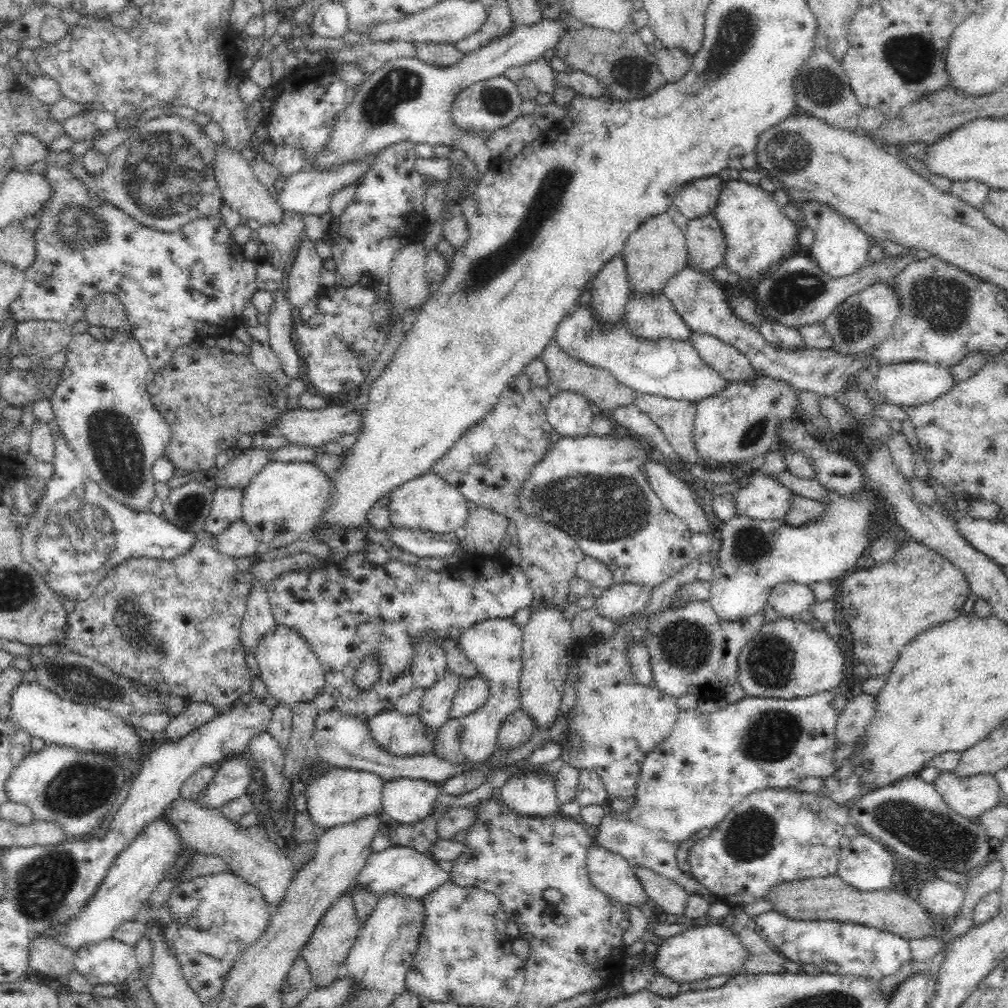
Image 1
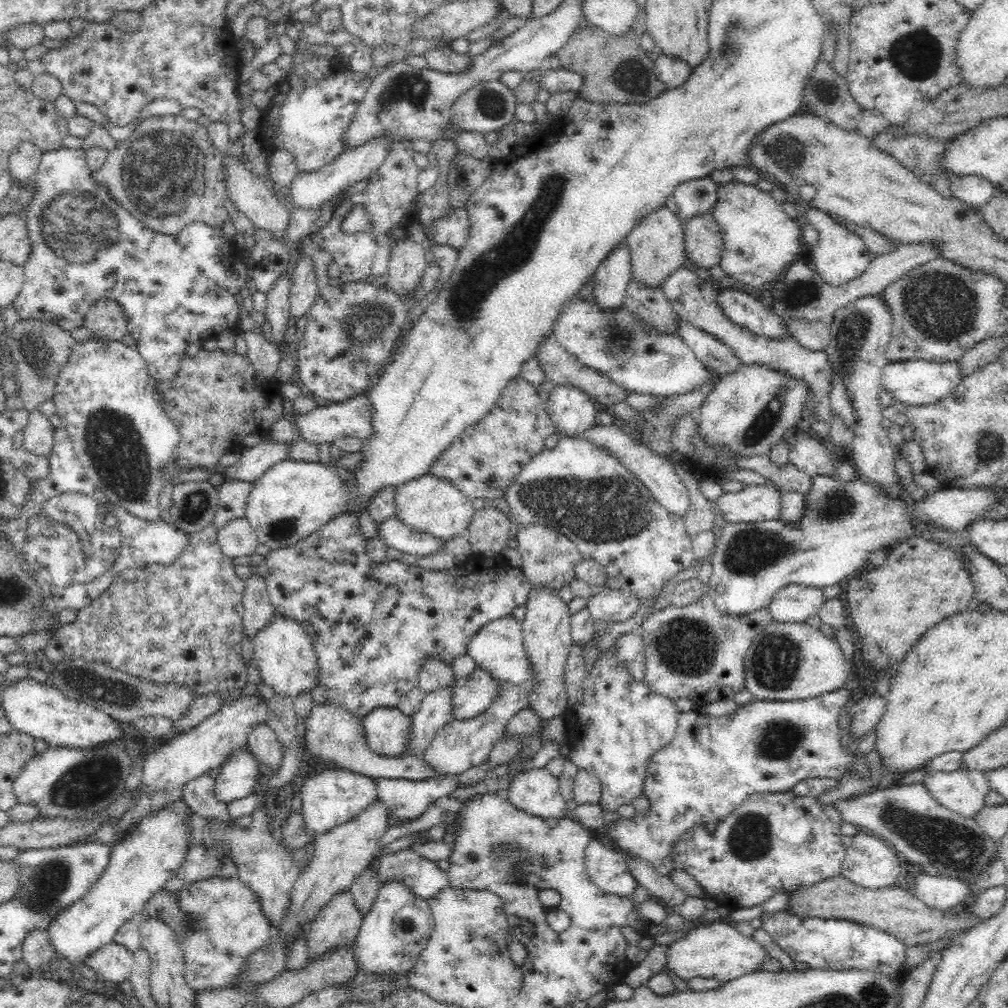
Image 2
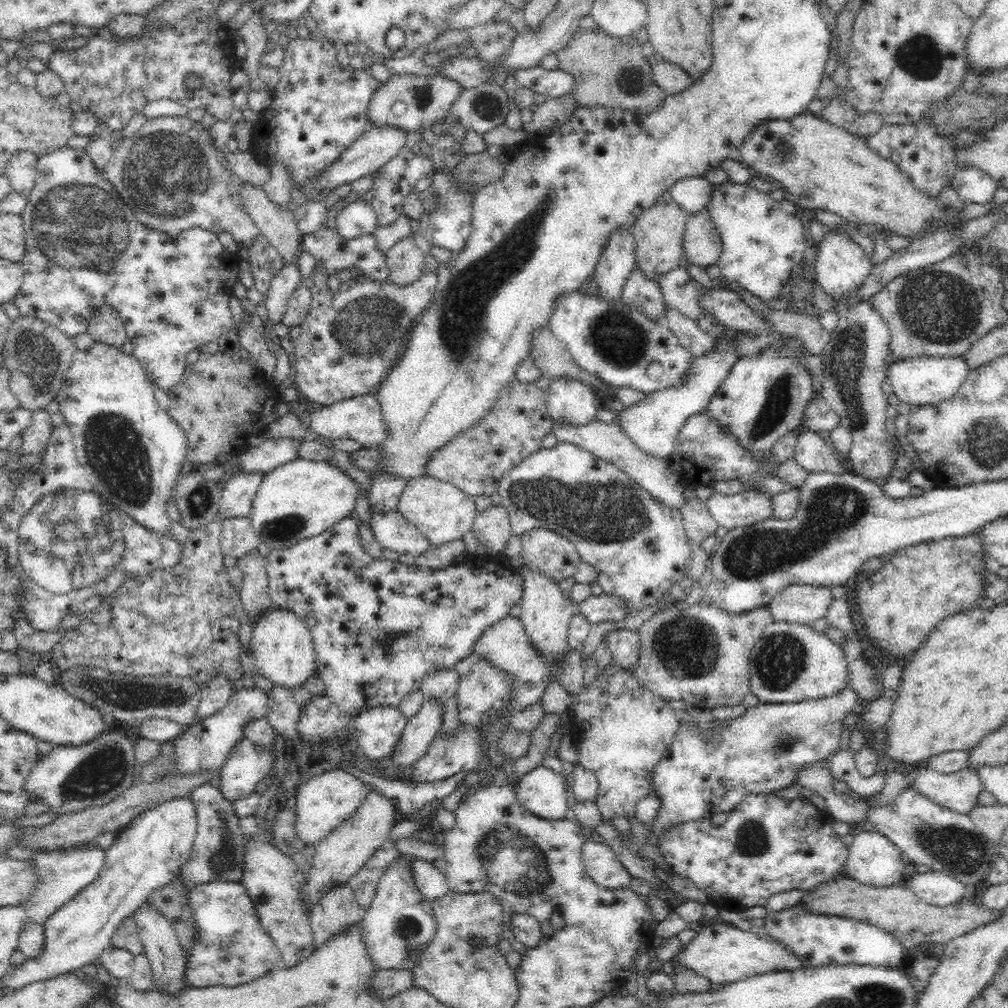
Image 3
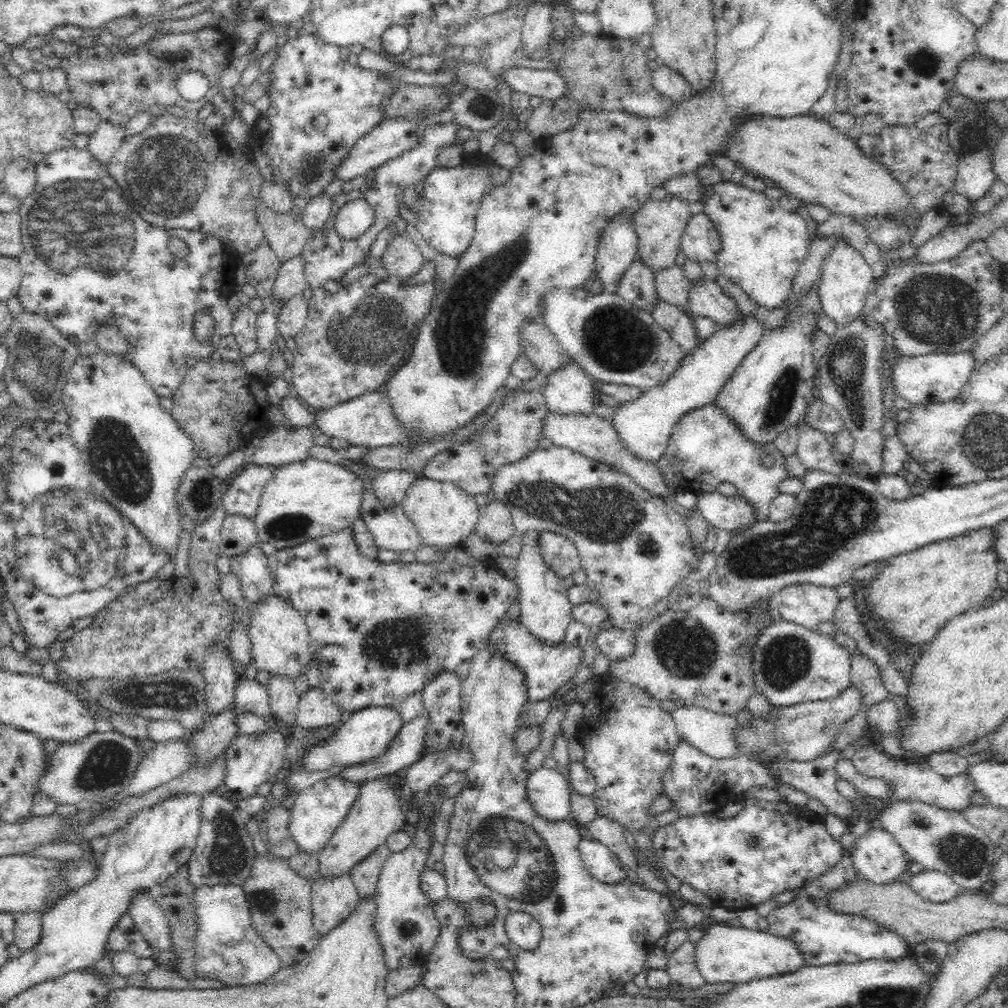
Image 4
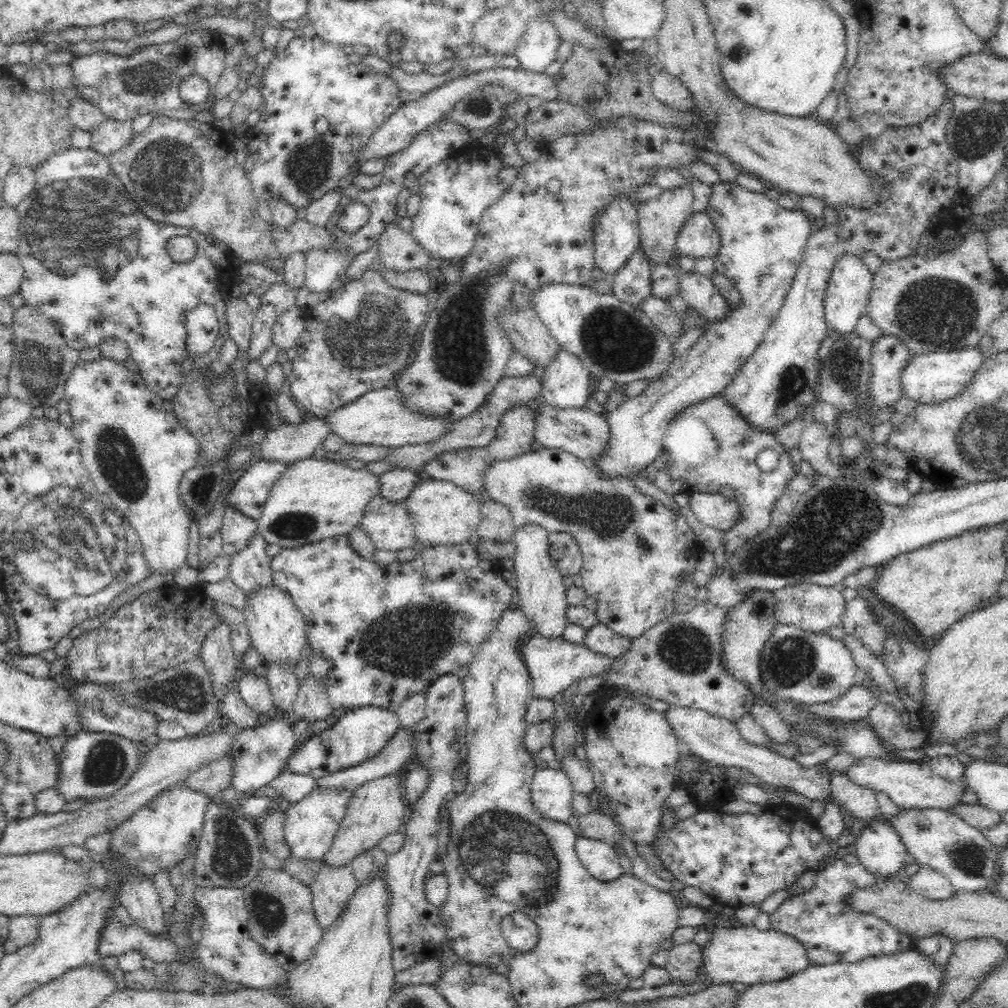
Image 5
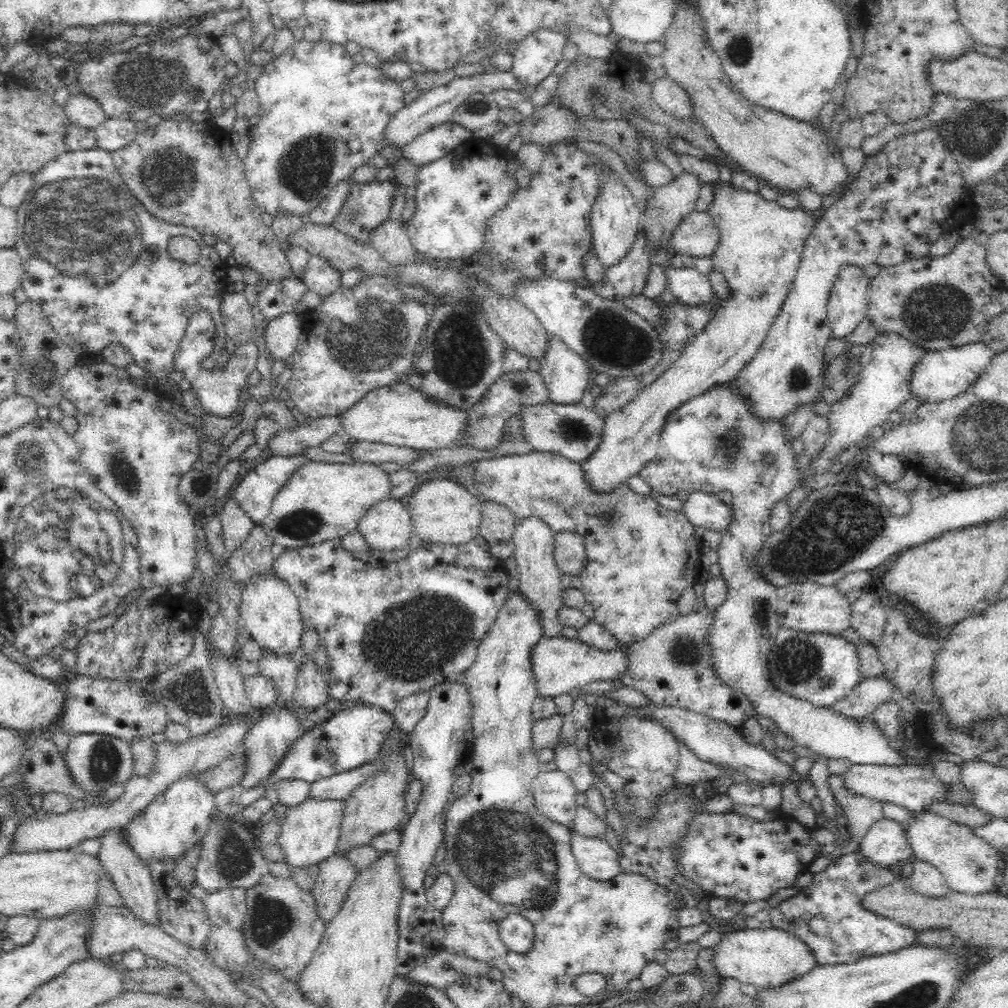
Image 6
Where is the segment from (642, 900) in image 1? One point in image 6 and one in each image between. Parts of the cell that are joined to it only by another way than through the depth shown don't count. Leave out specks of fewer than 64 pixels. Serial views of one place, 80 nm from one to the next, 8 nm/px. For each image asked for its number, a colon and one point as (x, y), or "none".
2: (606, 866)
3: (603, 866)
4: (601, 862)
5: (599, 858)
6: (595, 858)

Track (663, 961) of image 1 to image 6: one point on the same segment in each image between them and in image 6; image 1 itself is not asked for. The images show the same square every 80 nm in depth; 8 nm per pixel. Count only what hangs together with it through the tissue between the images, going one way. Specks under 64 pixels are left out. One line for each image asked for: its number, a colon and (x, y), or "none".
2: (714, 950)
3: (722, 953)
4: (726, 953)
5: (744, 954)
6: (768, 958)

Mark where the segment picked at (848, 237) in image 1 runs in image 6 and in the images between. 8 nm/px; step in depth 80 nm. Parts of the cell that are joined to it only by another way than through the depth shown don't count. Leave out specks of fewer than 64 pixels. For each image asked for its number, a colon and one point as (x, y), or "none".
2: (839, 255)
3: (841, 267)
4: (847, 279)
5: (846, 298)
6: (848, 300)

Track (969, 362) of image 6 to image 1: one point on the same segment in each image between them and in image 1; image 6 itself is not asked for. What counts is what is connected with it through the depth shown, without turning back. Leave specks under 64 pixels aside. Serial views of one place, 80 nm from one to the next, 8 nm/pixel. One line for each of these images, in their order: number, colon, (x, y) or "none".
1: (915, 383)
2: (919, 382)
3: (920, 381)
4: (937, 377)
5: (937, 376)

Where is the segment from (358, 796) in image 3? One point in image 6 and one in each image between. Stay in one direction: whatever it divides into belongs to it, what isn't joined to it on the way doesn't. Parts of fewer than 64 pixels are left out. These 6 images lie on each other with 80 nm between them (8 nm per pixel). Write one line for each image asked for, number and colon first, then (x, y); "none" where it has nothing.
4: (316, 812)
5: (310, 825)
6: (310, 832)

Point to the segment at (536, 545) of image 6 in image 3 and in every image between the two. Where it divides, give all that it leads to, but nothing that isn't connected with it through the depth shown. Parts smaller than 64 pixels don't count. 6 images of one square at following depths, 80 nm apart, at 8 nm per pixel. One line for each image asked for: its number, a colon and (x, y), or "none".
3: (546, 614)
4: (545, 611)
5: (542, 594)

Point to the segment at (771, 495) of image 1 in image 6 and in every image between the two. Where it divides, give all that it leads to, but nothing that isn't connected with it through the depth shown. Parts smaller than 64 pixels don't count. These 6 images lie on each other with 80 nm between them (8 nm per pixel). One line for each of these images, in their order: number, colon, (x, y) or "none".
2: (756, 503)
3: (741, 510)
4: (724, 513)
5: (714, 510)
6: (708, 511)

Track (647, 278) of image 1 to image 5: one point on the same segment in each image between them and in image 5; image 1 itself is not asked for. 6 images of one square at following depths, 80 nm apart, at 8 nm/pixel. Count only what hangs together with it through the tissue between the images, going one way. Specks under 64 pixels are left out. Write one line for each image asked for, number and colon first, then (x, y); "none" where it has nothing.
2: (656, 243)
3: (658, 232)
4: (659, 223)
5: (660, 219)

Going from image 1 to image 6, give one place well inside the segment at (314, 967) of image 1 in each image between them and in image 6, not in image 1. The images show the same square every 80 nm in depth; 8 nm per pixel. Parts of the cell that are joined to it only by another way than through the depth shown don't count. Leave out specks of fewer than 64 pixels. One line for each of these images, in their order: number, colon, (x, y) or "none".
2: (337, 924)
3: (336, 909)
4: (333, 898)
5: (331, 890)
6: (329, 885)

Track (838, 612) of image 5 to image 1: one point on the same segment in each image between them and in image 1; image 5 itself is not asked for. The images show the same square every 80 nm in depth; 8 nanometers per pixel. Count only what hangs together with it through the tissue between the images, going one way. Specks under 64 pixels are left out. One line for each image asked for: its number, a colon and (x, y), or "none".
1: (789, 600)
2: (795, 603)
3: (804, 604)
4: (804, 604)

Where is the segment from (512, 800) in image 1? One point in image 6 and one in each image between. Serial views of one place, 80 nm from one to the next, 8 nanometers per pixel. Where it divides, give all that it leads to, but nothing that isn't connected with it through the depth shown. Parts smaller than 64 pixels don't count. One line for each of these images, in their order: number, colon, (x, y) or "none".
2: (536, 791)
3: (542, 791)
4: (548, 791)
5: (551, 790)
6: (555, 795)

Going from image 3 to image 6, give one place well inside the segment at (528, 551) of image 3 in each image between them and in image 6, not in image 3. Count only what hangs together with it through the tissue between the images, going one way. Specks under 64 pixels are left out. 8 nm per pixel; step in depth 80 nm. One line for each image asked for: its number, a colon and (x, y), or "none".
4: (560, 554)
5: (564, 550)
6: (569, 548)

